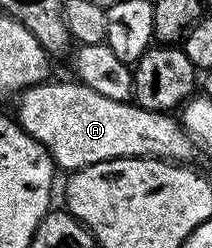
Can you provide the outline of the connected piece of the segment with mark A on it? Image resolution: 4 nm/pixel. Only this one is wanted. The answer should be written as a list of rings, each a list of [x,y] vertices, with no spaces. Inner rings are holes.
[[[47,79],[39,85],[29,85],[17,94],[18,113],[16,120],[32,139],[36,139],[50,152],[50,158],[59,170],[73,171],[83,169],[92,163],[104,163],[108,159],[121,157],[161,157],[164,161],[175,163],[193,162],[195,142],[182,127],[181,120],[170,113],[153,113],[141,109],[130,101],[117,101],[100,95],[100,91],[92,91],[92,87],[83,85],[77,79],[70,81],[54,81]]]

